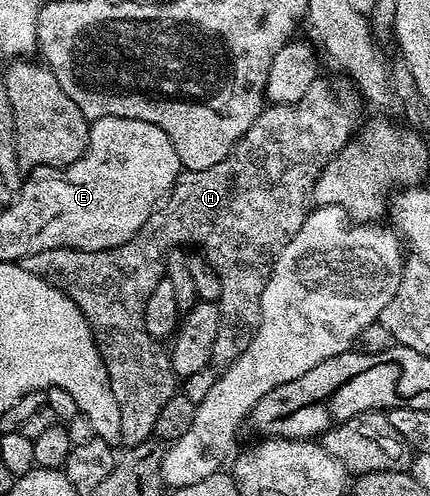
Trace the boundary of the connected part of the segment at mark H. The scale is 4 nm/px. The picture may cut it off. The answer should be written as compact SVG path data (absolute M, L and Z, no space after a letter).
M318 79L307 91L307 95L303 95L303 99L299 99L290 105L270 104L261 110L261 114L255 119L255 123L245 132L241 142L234 147L233 152L227 155L227 159L223 159L223 163L215 163L215 167L207 167L207 171L185 171L178 177L177 182L173 184L164 201L161 202L159 208L152 213L147 219L147 223L143 223L143 227L134 235L127 243L123 243L119 247L111 247L103 251L79 251L78 249L48 249L47 251L39 251L39 255L31 255L25 258L23 264L27 271L31 271L35 275L39 275L42 281L50 281L56 289L62 289L75 303L75 307L79 307L79 311L87 319L87 323L93 332L95 343L101 352L103 363L107 367L107 375L111 383L111 391L115 395L115 403L119 403L119 423L121 424L121 436L119 438L122 446L138 445L144 441L150 440L154 436L153 428L155 427L155 419L159 419L159 411L163 411L164 404L167 399L171 399L174 393L179 389L179 378L176 371L171 367L171 359L167 352L166 346L162 344L156 337L152 337L145 330L145 308L147 307L147 298L151 295L151 291L155 291L157 284L163 280L163 255L168 253L174 247L190 247L189 245L201 245L200 252L211 267L215 267L215 271L219 275L219 283L223 283L223 291L221 292L221 318L219 319L219 335L215 335L215 347L211 347L211 362L214 366L224 367L235 363L235 359L239 359L239 355L243 355L243 351L247 351L247 343L251 343L251 339L257 330L257 324L261 318L261 296L263 295L263 287L269 278L269 272L273 270L273 260L279 255L279 251L289 240L295 235L295 231L299 231L299 227L303 227L307 206L311 201L311 190L313 184L319 179L319 175L323 171L323 167L327 167L327 163L342 149L347 142L354 136L353 117L349 114L349 105L345 101L337 98L337 93L333 89L328 89L324 85L324 80Z

